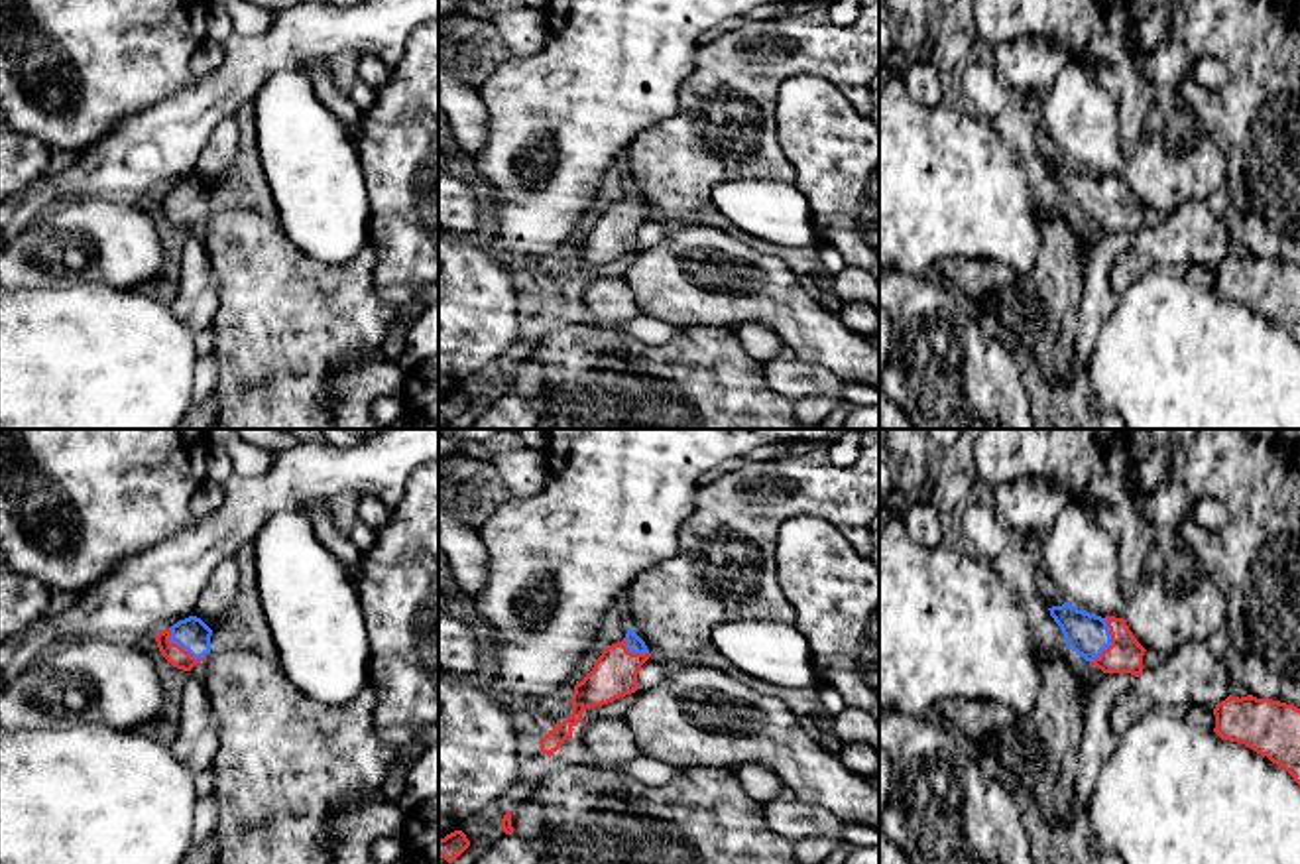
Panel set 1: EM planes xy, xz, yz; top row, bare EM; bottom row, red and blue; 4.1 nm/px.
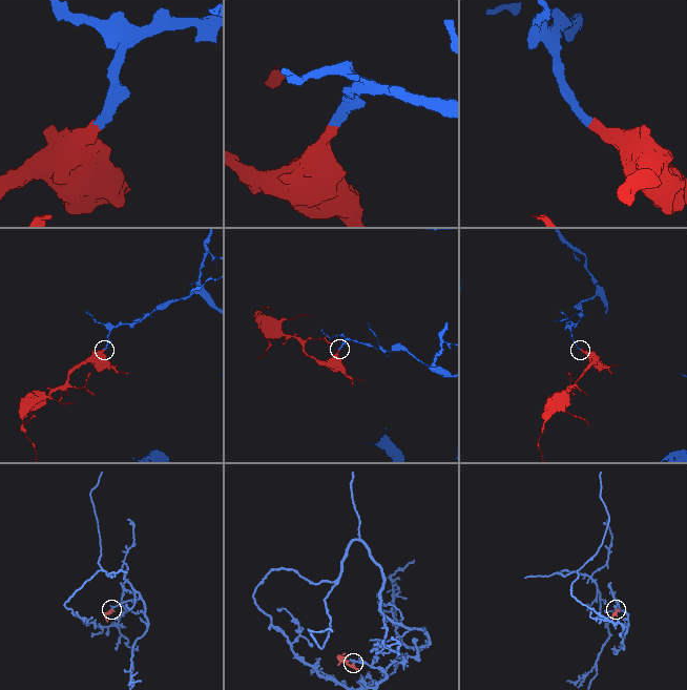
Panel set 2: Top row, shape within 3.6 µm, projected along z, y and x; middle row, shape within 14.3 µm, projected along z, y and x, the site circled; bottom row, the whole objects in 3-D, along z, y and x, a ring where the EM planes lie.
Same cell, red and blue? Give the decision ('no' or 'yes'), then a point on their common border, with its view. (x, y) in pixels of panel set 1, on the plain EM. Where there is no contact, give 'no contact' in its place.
yes | xy (179, 205)

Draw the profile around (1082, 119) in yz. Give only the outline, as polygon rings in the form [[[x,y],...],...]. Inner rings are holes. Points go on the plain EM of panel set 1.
[[[1070,61],[1048,85],[1038,120],[1066,161],[1101,177],[1121,177],[1117,100],[1080,65]]]

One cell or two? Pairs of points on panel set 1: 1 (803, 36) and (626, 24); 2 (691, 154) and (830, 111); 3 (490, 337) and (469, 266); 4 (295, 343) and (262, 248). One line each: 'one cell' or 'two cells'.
1: two cells
2: two cells
3: one cell
4: one cell

